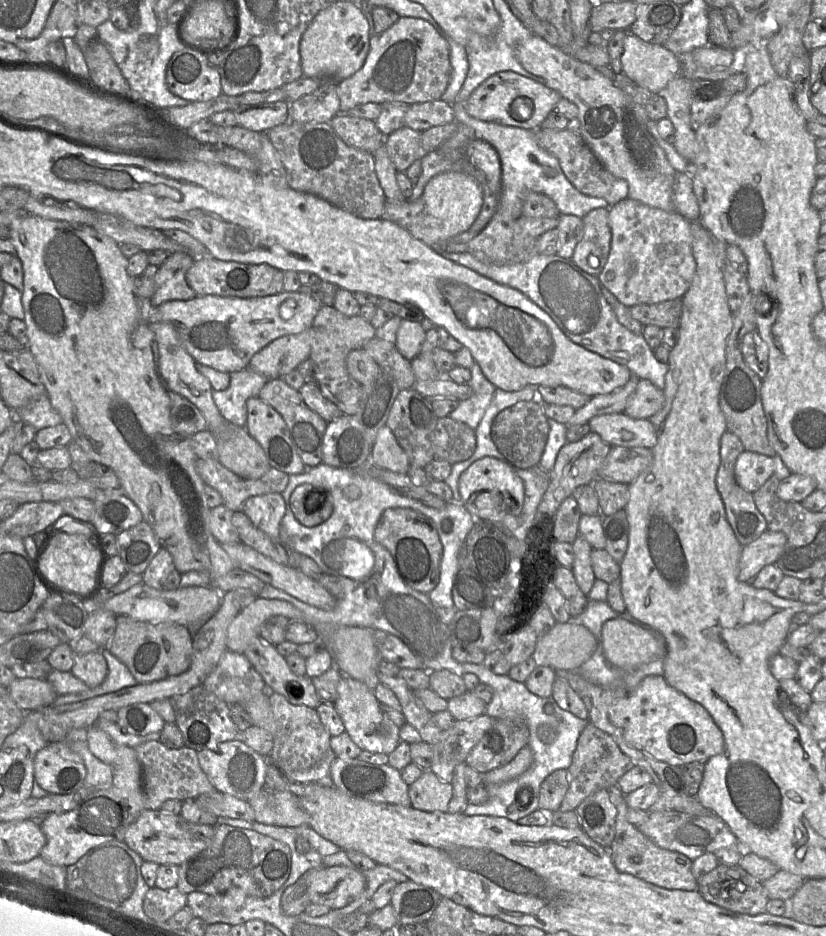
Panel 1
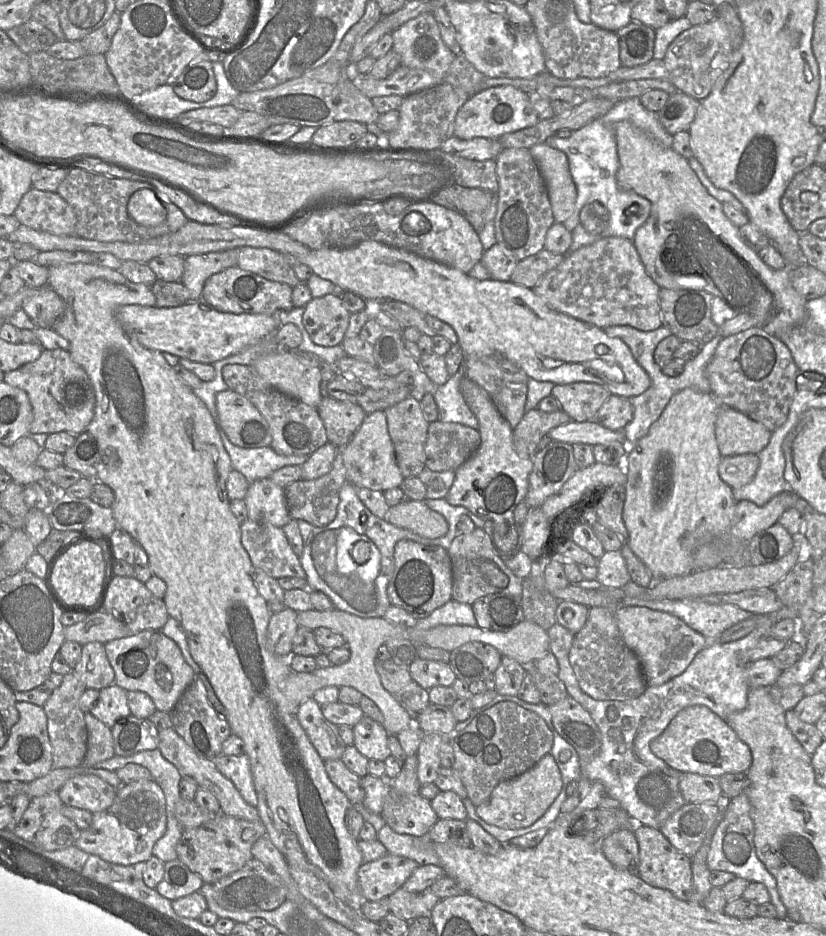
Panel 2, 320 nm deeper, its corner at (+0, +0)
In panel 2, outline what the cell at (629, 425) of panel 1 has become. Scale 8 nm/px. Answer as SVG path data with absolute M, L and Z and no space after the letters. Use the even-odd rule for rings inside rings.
M571 420L551 429L547 435L554 441L569 444L583 443L591 446L624 441L623 431L608 429L594 420L584 422Z

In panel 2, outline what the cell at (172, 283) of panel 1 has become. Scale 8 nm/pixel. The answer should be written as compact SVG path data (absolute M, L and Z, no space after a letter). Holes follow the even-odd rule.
M238 248L185 257L181 282L189 292L190 301L201 298L204 284L210 276L237 266L238 257Z

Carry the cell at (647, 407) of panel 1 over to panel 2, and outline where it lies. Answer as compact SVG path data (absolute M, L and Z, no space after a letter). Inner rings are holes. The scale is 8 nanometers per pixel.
M610 395L592 420L608 429L623 431L632 418L631 401L626 397Z

